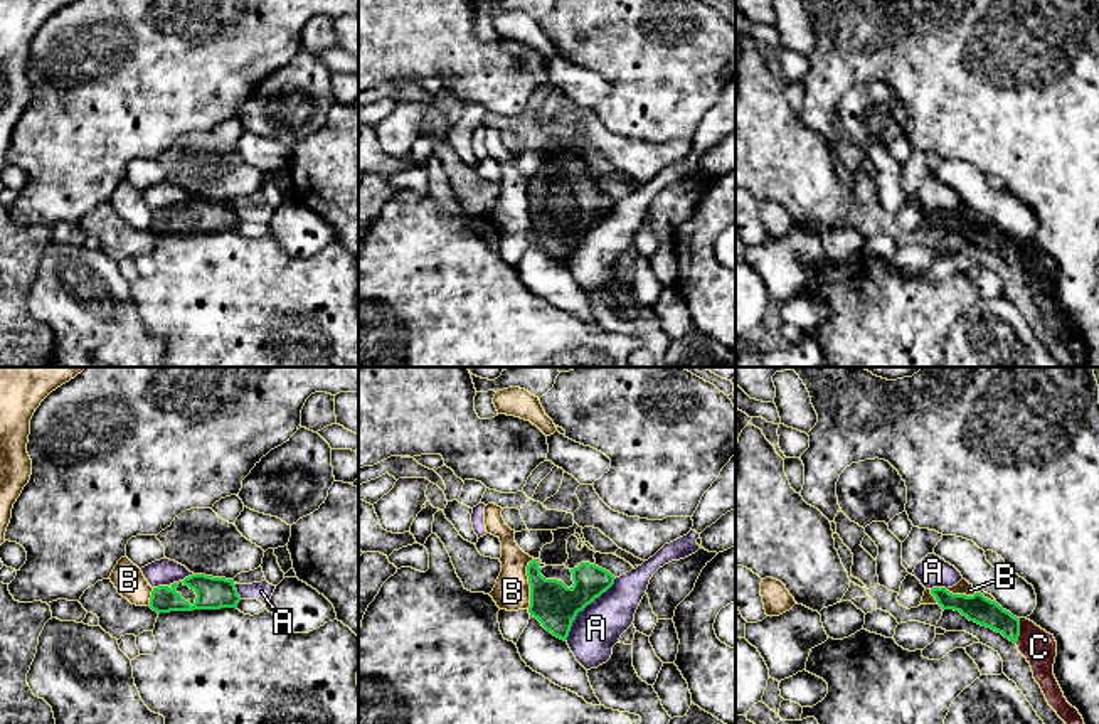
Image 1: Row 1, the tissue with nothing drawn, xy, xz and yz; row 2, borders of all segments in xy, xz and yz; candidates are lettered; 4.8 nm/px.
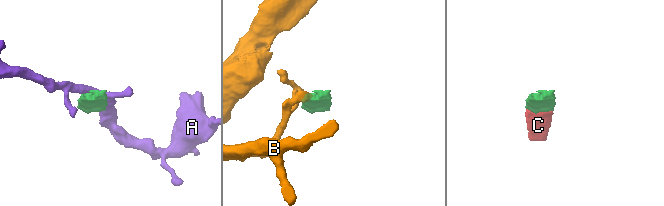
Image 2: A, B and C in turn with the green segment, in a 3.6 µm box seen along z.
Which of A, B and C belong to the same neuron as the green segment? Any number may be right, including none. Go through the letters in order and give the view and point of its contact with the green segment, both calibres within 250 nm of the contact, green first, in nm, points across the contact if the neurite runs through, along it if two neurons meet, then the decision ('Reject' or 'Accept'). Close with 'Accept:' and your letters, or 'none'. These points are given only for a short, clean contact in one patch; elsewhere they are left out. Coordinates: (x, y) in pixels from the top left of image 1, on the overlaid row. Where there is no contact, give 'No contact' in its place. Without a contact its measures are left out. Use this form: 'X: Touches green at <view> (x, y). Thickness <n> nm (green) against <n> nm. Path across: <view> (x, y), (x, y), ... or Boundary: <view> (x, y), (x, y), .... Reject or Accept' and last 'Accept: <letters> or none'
A: Touches green at xz (584, 606). Thickness 220 nm (green) against 220 nm. Reject
B: Touches green at xz (529, 583). Thickness 220 nm (green) against 180 nm. Boundary: xz (534, 559), (527, 566), (527, 608). Reject
C: Touches green at yz (1019, 630). Thickness 130 nm (green) against 160 nm. Path across: yz (976, 608), (1019, 630), (1039, 647). Accept
Accept: C

